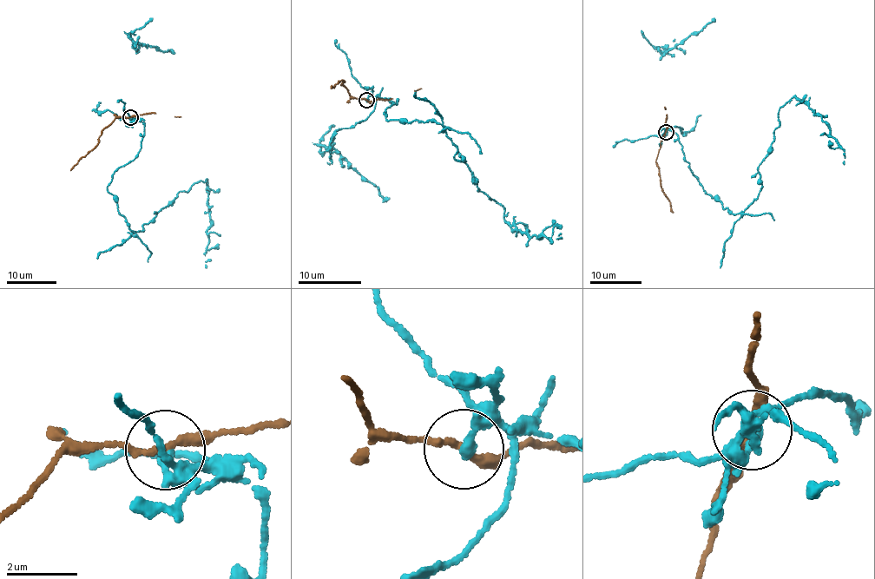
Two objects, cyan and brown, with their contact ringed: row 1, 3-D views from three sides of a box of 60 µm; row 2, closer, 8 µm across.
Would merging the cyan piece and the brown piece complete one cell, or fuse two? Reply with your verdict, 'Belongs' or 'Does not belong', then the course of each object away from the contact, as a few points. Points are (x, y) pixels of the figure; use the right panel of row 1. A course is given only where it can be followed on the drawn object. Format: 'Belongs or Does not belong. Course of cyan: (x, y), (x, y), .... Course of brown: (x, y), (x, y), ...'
Does not belong. Course of cyan: (666, 131), (677, 134), (709, 195), (734, 213), (757, 198), (779, 109), (793, 97), (827, 126), (843, 163). Course of brown: (666, 131), (661, 138), (655, 161), (660, 182), (673, 213)

